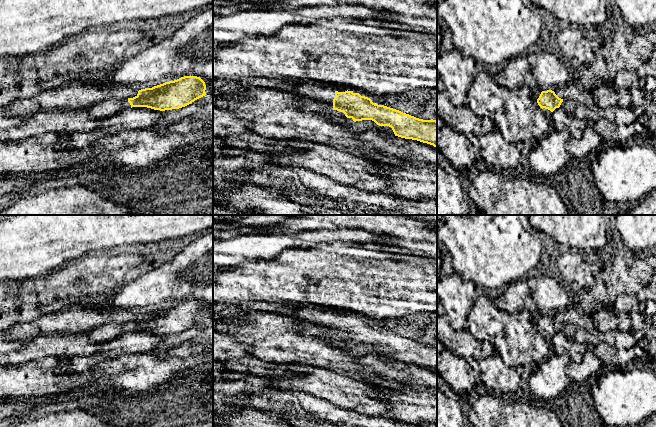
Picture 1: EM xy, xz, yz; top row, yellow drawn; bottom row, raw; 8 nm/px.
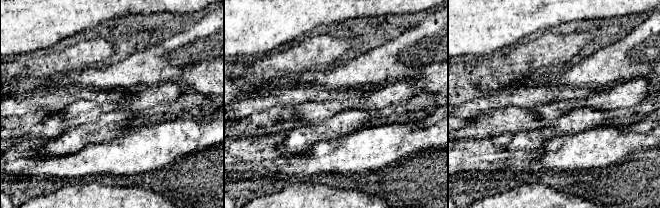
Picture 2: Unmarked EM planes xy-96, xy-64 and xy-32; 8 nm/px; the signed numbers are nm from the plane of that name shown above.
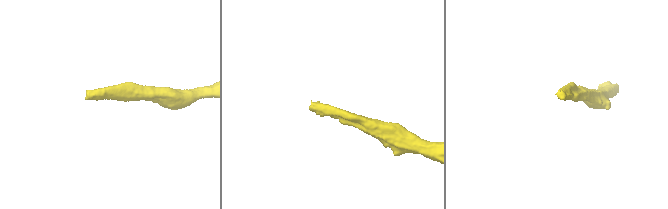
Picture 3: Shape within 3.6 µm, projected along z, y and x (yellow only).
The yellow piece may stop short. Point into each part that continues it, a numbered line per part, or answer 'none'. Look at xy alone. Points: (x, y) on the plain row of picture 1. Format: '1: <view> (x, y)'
1: xy (105, 332)

